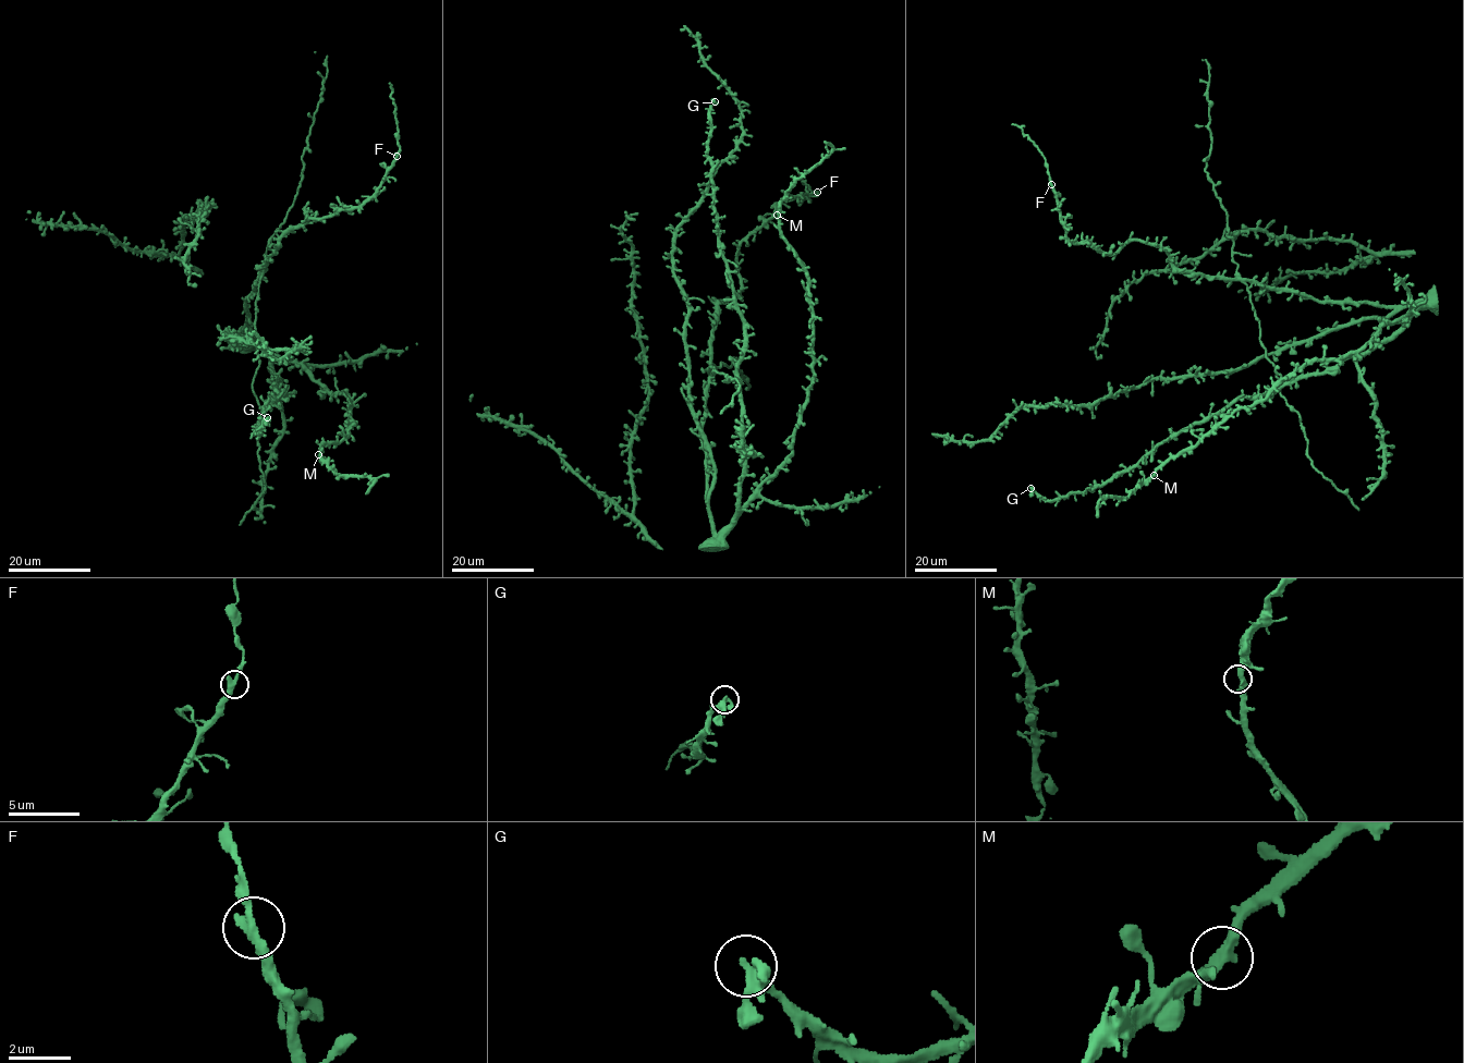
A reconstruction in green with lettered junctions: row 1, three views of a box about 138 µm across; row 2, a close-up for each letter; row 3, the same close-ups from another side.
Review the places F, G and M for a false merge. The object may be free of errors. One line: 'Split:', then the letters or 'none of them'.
Split: F

